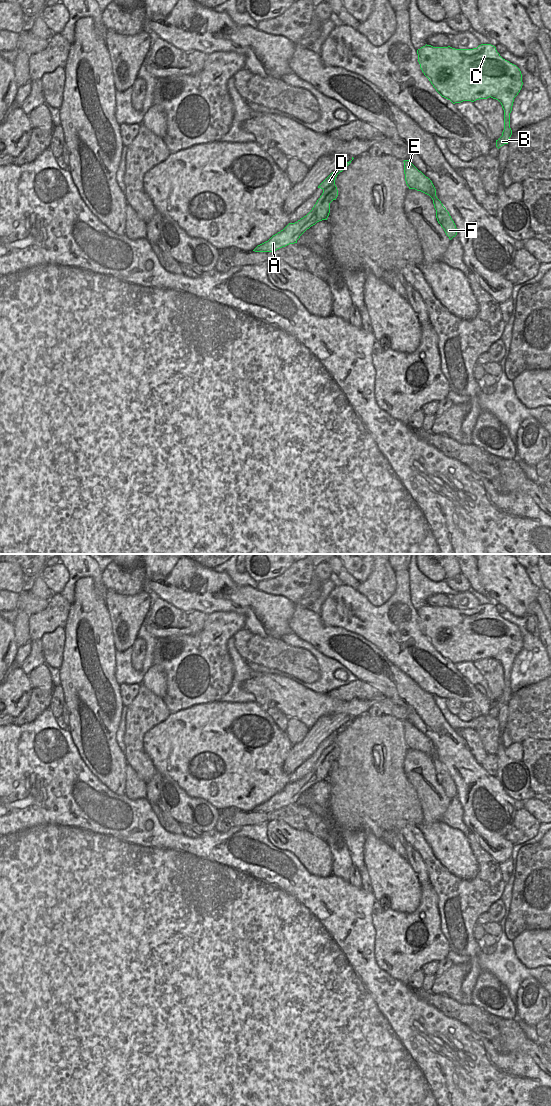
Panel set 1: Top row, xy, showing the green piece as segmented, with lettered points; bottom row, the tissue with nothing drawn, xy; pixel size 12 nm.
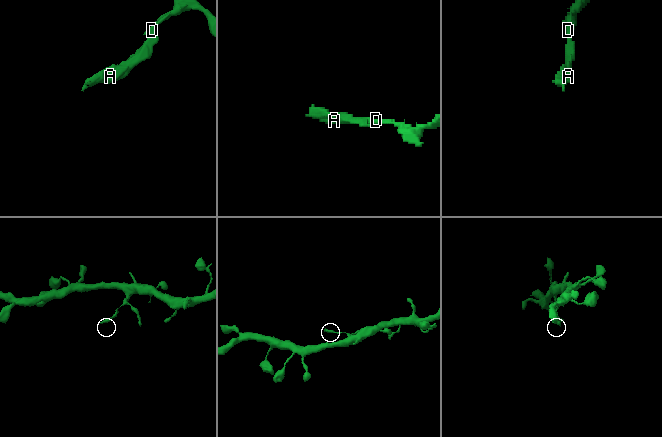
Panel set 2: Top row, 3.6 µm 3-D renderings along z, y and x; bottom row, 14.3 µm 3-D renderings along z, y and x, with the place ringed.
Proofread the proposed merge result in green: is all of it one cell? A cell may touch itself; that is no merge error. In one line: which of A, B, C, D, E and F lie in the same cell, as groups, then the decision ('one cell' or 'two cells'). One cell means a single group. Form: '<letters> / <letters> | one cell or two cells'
A / B C D E F | two cells

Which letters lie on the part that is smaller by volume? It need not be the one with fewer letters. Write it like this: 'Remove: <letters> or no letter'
Remove: A

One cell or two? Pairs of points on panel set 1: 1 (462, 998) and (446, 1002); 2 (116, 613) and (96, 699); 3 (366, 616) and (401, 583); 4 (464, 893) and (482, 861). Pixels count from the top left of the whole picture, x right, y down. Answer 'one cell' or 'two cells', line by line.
1: two cells
2: two cells
3: one cell
4: one cell

